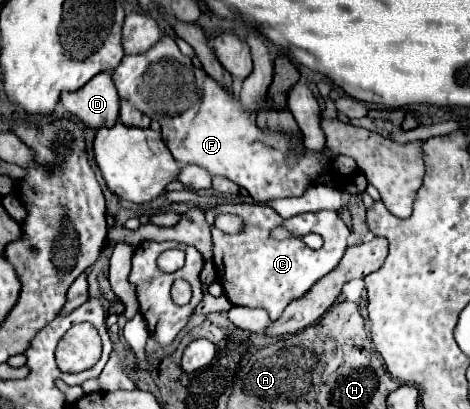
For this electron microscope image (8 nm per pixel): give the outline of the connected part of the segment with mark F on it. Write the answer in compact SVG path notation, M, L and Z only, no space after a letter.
M162 36L144 54L124 56L118 68L112 72L112 80L120 100L130 100L130 104L134 104L150 120L160 122L162 140L166 142L168 150L180 166L198 164L200 168L206 168L212 176L224 176L236 182L240 188L246 188L256 202L302 196L302 192L310 184L324 184L332 180L332 172L328 172L320 162L322 152L306 150L302 156L298 156L292 152L292 144L286 134L262 132L256 126L256 120L250 118L248 112L242 108L240 100L224 88L218 88L218 84L208 74L204 74L202 68L194 68L192 60L178 50L176 42L170 36Z

